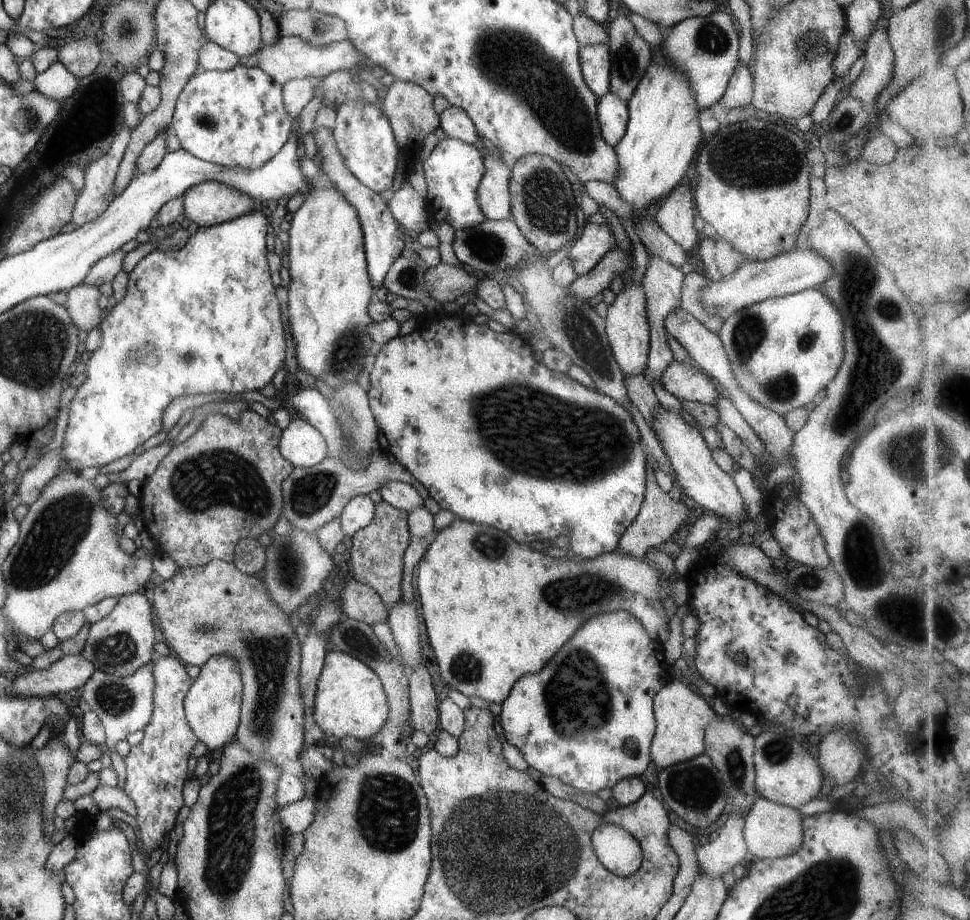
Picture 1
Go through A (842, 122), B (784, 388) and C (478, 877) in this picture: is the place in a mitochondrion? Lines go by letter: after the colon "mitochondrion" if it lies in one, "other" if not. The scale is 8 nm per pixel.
A: mitochondrion
B: mitochondrion
C: mitochondrion

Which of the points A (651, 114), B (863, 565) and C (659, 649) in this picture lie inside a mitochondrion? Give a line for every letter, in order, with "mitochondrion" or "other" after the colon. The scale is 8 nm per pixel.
A: other
B: mitochondrion
C: other

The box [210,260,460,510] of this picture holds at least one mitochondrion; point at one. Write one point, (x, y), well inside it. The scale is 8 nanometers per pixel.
(345, 354)

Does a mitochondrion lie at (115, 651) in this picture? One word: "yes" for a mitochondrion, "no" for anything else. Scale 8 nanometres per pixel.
yes

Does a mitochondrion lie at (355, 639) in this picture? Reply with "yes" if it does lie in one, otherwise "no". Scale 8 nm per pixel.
yes

